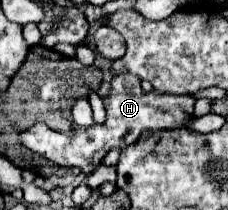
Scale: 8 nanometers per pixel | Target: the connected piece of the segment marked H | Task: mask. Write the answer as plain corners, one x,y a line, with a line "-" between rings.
121,73
111,83
111,97
107,97
107,121
105,125
93,125
93,127
79,127
71,133
59,133
49,129
45,123
33,125
29,131
21,133
21,141
31,151
47,157
53,163
61,163
65,167
79,167
83,173
91,175
101,159
113,149
113,147
125,147
137,141
141,131
145,129
175,129
181,123
187,123
193,119
193,103
195,99
191,95
169,95
159,91
145,93
141,89
141,79
131,73

